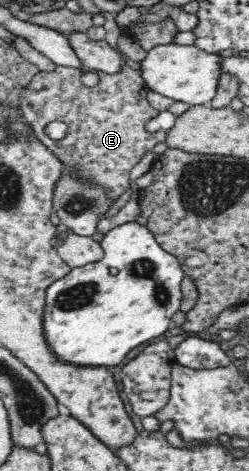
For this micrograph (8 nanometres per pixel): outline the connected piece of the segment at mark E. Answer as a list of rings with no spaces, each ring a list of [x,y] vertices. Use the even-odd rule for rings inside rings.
[[[122,64],[118,72],[108,74],[103,70],[99,72],[99,83],[94,88],[87,88],[80,81],[83,68],[72,68],[71,66],[58,66],[50,72],[38,71],[32,76],[28,86],[22,88],[18,98],[23,116],[31,126],[33,132],[41,143],[52,151],[63,163],[64,173],[71,174],[71,178],[77,178],[79,182],[86,185],[100,187],[106,191],[109,197],[116,201],[130,186],[130,173],[140,162],[144,154],[151,152],[167,138],[166,130],[148,132],[146,124],[159,115],[159,111],[153,108],[146,99],[150,88],[144,84],[140,72],[132,69],[129,65]],[[60,121],[68,126],[68,134],[61,140],[51,140],[44,133],[44,128],[50,122]]]

